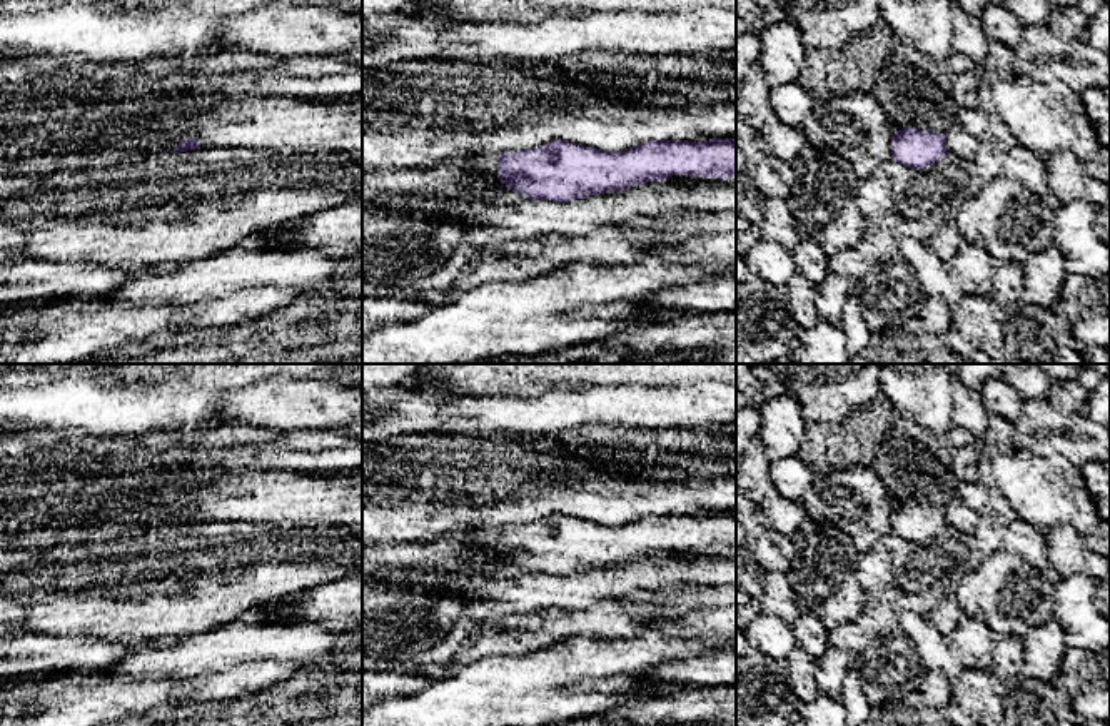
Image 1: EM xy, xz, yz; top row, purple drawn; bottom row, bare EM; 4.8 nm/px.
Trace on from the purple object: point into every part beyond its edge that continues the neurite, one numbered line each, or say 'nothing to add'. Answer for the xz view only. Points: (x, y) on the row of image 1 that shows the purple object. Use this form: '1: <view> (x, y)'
1: xz (486, 162)

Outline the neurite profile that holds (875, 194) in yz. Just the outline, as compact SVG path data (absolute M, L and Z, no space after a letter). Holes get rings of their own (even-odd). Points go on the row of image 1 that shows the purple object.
M883 165L876 167L866 179L858 179L856 202L863 215L895 209L893 185Z

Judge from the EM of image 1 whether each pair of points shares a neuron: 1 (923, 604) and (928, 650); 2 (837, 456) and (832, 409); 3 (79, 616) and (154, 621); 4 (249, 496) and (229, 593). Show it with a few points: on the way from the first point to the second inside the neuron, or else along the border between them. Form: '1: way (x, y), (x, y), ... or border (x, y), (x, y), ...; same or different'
1: way (917, 616), (917, 626), (927, 638); same
2: border (868, 403), (835, 421), (808, 423); different
3: way (97, 616), (136, 616); same
4: border (204, 521), (262, 521), (282, 526); different

